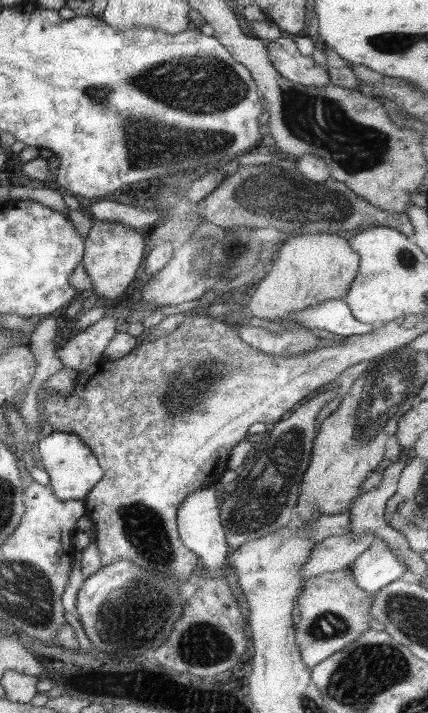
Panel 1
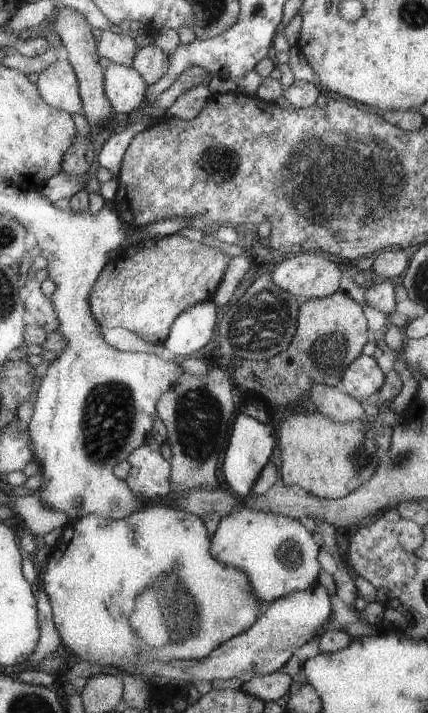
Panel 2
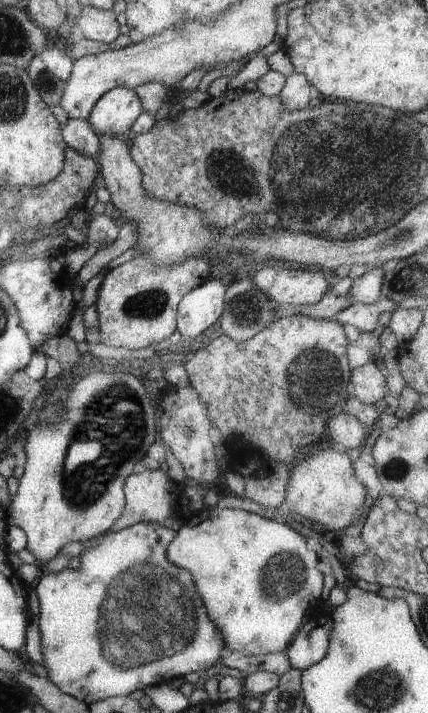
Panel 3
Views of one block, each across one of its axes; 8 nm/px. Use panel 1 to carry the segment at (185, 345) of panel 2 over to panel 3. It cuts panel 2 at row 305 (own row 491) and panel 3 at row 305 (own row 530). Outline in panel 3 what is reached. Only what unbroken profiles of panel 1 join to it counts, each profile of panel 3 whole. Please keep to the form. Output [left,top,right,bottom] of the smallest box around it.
[176,279,225,340]

